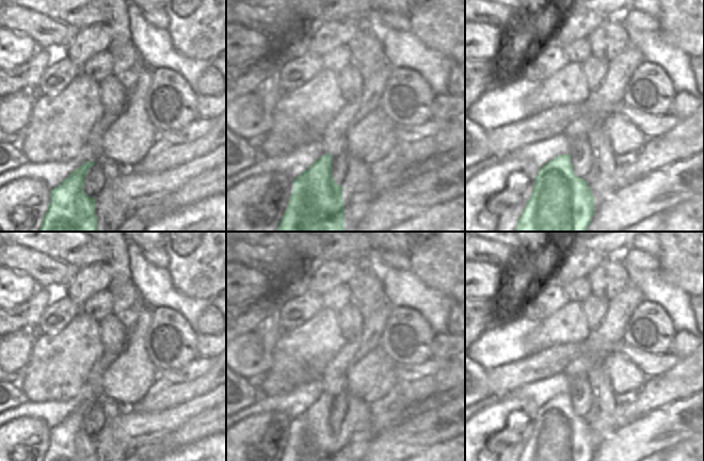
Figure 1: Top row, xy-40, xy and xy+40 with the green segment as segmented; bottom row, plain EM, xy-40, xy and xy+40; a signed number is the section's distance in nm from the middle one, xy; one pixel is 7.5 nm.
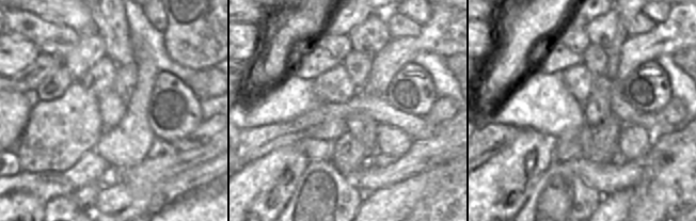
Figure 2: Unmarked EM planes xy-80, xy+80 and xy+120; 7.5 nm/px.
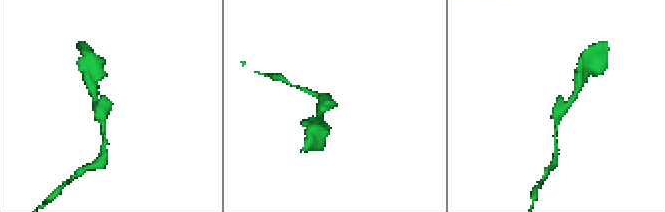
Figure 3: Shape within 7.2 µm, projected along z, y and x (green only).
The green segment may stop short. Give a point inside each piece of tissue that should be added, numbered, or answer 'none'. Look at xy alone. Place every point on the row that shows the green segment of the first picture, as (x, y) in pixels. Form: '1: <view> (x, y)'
1: xy (376, 84).

